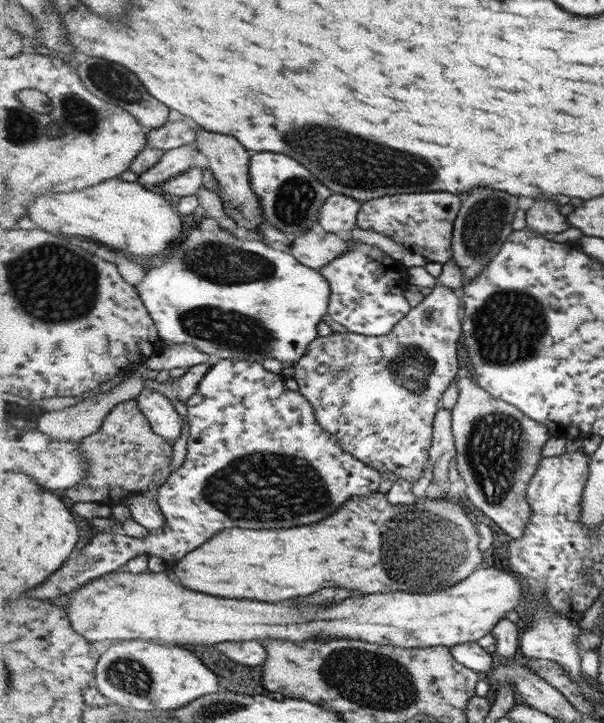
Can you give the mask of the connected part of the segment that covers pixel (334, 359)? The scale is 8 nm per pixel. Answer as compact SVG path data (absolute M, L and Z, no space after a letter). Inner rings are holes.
M436 284L418 306L397 322L392 332L377 337L332 332L313 340L305 356L293 364L292 379L298 383L298 391L312 404L318 424L336 438L346 454L381 470L384 476L387 470L392 471L413 484L423 476L433 445L433 421L442 408L438 402L460 370L456 354L459 354L458 340L463 334L458 318L458 297L458 290Z

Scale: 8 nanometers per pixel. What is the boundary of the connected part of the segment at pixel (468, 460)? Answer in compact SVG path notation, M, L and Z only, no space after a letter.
M471 375L460 379L457 385L460 395L450 412L452 412L452 432L456 446L456 466L461 479L466 484L464 493L476 508L479 508L490 520L494 520L506 534L510 534L510 539L522 538L525 536L526 525L532 513L527 489L529 482L536 476L537 466L543 458L542 450L552 436L550 428L534 422L512 404L493 398L488 391L484 391L474 382Z

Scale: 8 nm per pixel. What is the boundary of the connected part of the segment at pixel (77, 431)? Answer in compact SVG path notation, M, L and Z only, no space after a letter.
M136 373L133 377L125 379L117 387L109 391L102 391L96 397L84 400L70 408L62 411L49 412L39 417L36 426L42 432L49 434L54 441L60 443L82 443L89 436L100 432L102 425L118 405L138 398L138 395L144 391L145 383L148 378L142 373Z

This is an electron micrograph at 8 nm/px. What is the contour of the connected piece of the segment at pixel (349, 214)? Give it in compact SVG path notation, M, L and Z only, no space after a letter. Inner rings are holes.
M343 194L330 196L321 206L319 223L328 233L345 235L357 226L361 203L351 196Z

